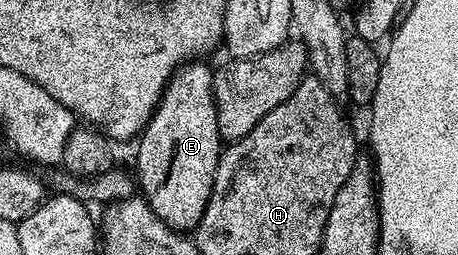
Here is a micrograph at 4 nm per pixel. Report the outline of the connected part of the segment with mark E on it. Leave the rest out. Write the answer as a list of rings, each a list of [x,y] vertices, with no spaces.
[[[200,60],[185,64],[168,79],[168,84],[164,87],[164,97],[160,99],[160,105],[139,135],[140,147],[136,150],[134,174],[138,179],[139,193],[165,225],[179,232],[195,231],[202,220],[222,153],[216,98],[212,94],[213,71],[207,70],[204,64]]]

